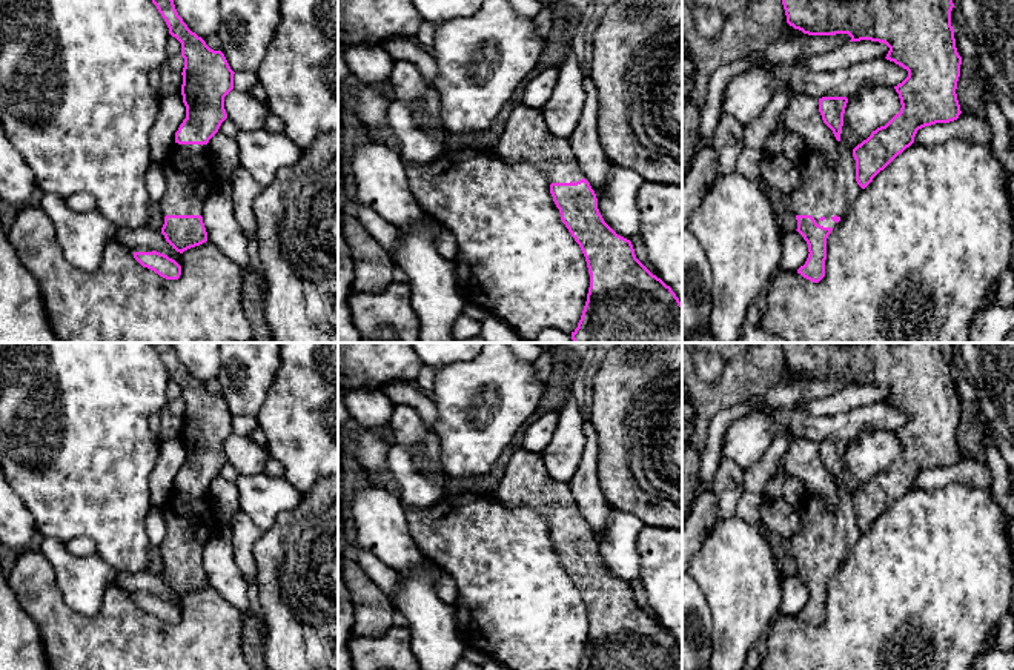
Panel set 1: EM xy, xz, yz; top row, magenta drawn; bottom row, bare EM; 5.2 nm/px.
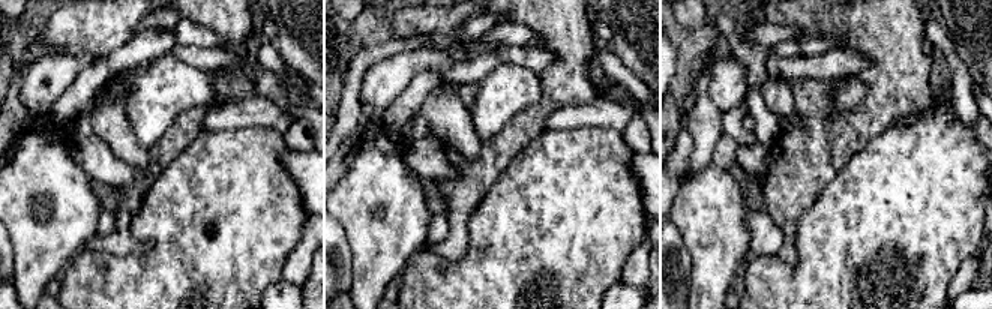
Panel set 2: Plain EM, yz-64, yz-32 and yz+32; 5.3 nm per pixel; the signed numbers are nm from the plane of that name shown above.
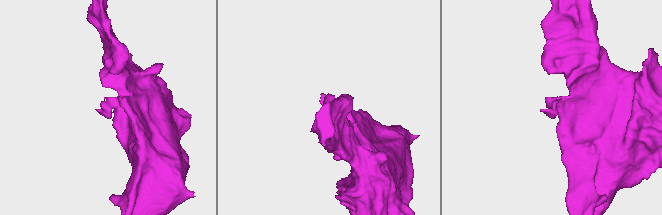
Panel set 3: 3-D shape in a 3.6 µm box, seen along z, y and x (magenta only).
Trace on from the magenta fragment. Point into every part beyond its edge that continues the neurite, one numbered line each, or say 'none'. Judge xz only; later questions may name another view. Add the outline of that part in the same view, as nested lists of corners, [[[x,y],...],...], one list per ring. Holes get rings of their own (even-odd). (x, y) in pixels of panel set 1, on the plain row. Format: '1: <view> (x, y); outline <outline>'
1: xz (526, 483); outline [[[522,447],[509,459],[493,496],[510,509],[535,509],[545,518],[548,532],[552,527],[576,527],[585,522],[570,486],[550,476],[541,453]]]

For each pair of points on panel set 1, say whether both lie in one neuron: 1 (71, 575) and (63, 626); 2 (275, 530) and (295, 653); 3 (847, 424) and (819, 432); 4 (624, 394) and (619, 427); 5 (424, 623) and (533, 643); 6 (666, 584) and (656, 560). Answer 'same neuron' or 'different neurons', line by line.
1: different neurons
2: same neuron
3: same neuron
4: same neuron
5: different neurons
6: same neuron

